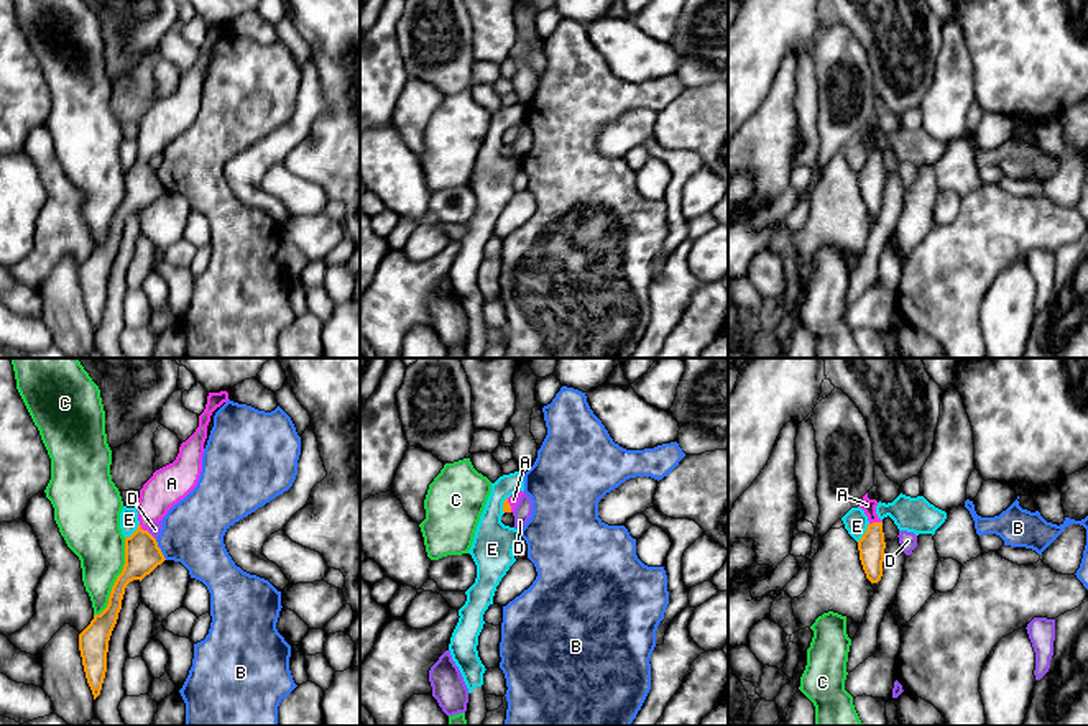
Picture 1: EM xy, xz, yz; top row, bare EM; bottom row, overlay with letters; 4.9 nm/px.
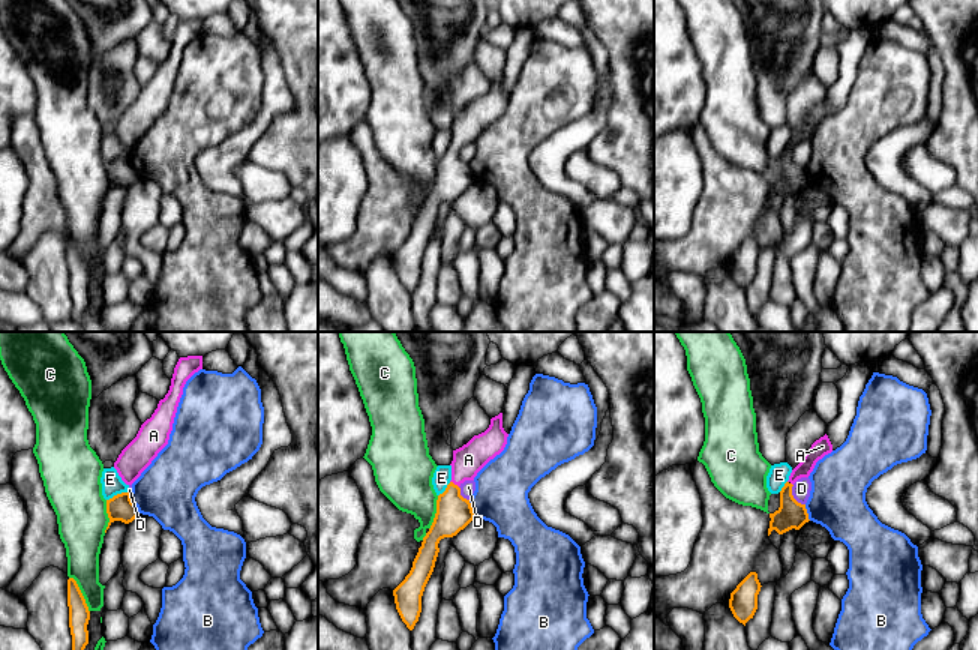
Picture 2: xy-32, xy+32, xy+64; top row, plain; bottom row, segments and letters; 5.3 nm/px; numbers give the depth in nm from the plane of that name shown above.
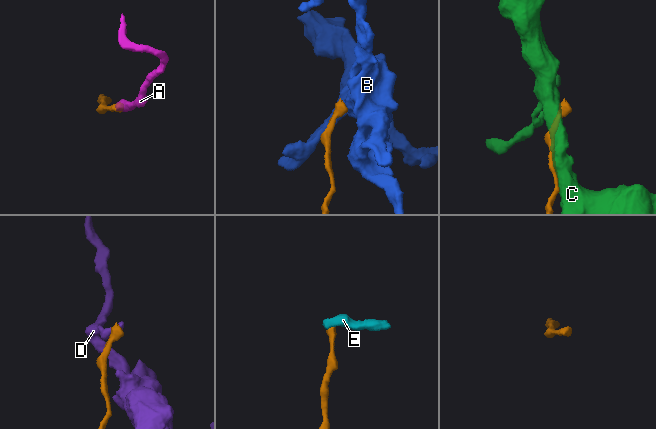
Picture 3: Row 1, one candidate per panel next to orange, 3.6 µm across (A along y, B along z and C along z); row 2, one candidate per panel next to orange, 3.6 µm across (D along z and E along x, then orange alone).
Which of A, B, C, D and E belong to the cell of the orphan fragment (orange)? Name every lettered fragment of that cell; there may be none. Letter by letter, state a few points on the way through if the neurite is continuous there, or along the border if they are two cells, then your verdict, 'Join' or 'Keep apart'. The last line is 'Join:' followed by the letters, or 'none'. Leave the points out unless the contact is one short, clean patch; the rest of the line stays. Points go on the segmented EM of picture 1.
A: Path across: yz (871, 546), (875, 523), (866, 505). Join
B: Boundary: xy (155, 539), (166, 559). Keep apart
C: Keep apart
D: Boundary: xy (147, 531), (155, 539). Keep apart
E: Boundary: yz (868, 523), (868, 528), (857, 541). Keep apart
Join: A

